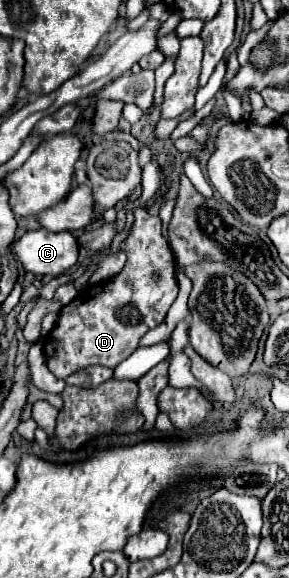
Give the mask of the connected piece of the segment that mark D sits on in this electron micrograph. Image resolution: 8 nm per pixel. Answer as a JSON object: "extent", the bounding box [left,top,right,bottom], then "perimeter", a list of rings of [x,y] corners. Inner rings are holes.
{"extent":[45,209,179,377],"perimeter":[[[137,209],[133,231],[119,249],[127,255],[125,269],[109,281],[87,287],[87,301],[77,299],[63,307],[57,325],[47,335],[45,343],[47,351],[55,351],[45,353],[47,367],[55,377],[69,377],[87,365],[115,367],[137,349],[141,335],[163,323],[179,293],[179,285],[175,279],[175,255],[159,227],[159,217]]]}

